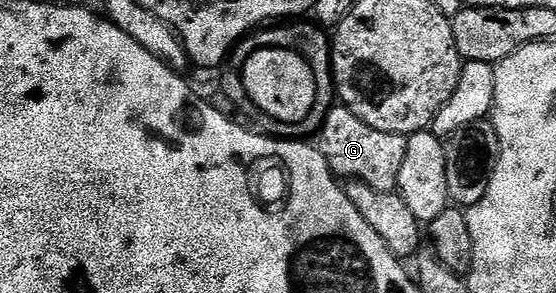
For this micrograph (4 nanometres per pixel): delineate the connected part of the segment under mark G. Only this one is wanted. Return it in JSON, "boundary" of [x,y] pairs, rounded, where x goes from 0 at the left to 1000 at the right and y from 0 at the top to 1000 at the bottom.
{"boundary":[[[603,362],[581,406],[581,430],[570,454],[570,502],[585,553],[592,553],[603,604],[687,655],[710,655],[716,645],[721,563],[728,556],[732,468],[700,457],[692,444],[671,444],[671,430],[649,416],[635,375]]]}

